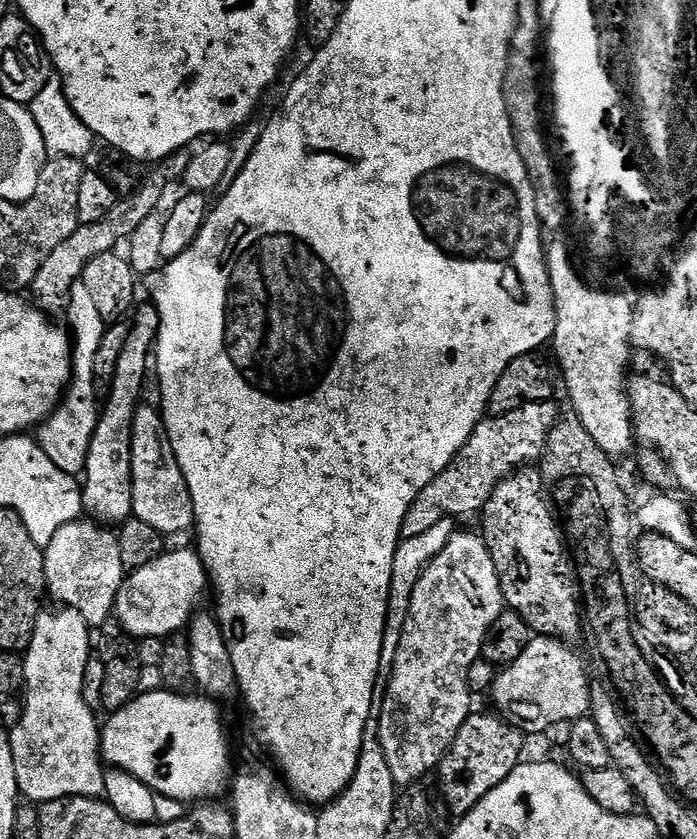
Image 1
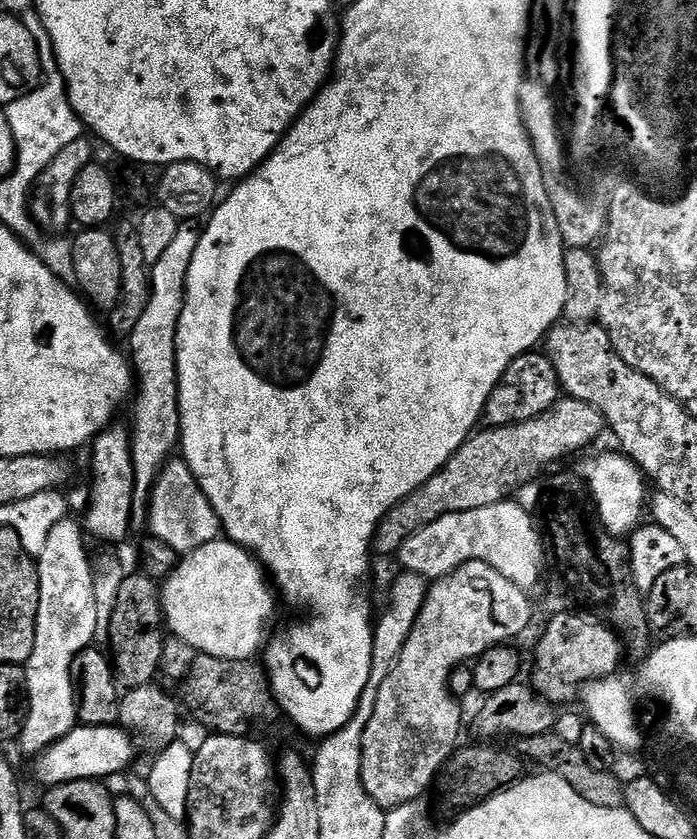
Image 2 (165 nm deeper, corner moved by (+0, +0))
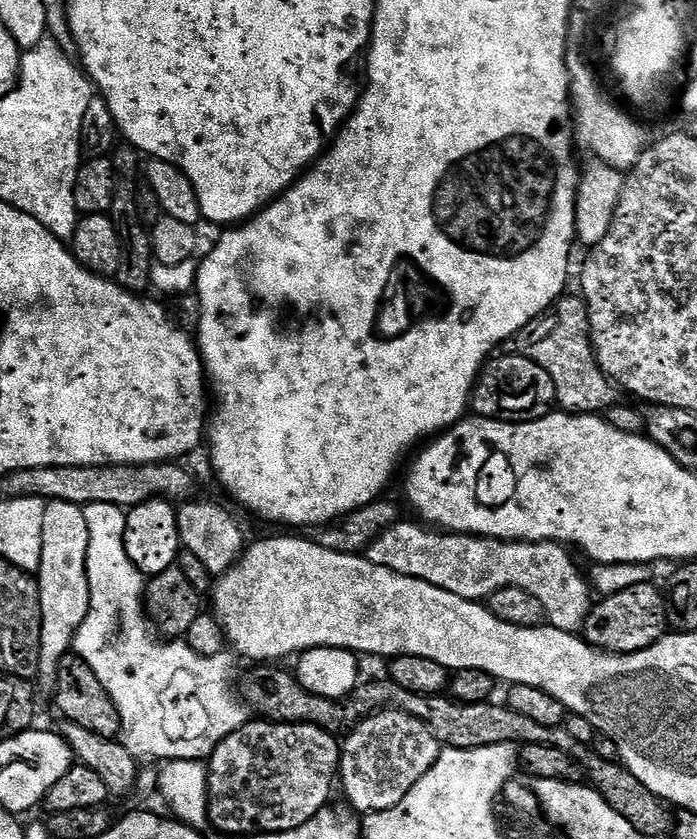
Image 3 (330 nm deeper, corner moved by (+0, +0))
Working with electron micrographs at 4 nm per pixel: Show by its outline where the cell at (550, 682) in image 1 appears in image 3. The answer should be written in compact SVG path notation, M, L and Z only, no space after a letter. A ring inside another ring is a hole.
M655 583L630 586L621 593L597 599L588 610L588 617L582 629L583 639L594 648L604 652L623 654L646 650L656 644L669 631L668 611L664 592L655 588Z

